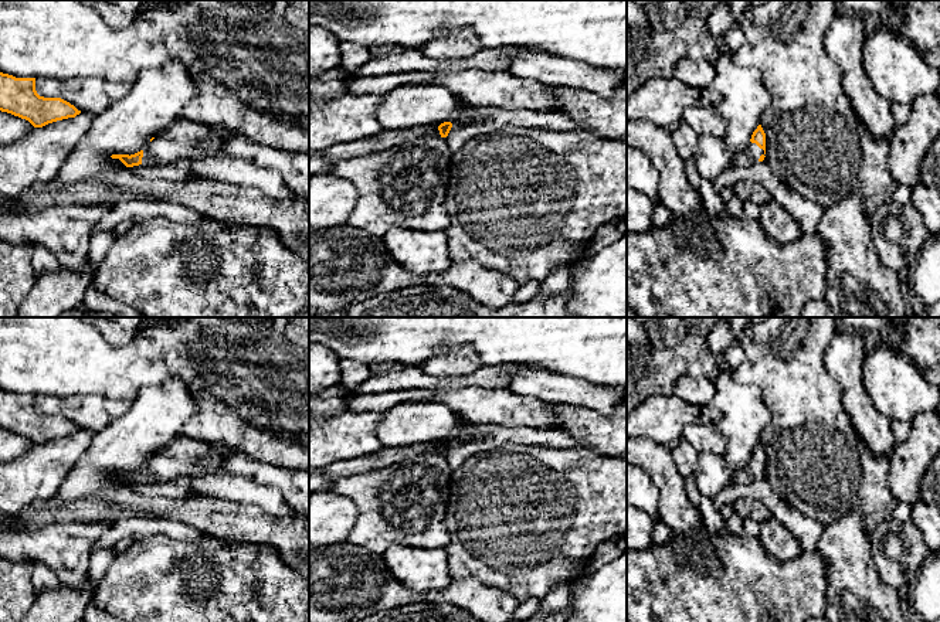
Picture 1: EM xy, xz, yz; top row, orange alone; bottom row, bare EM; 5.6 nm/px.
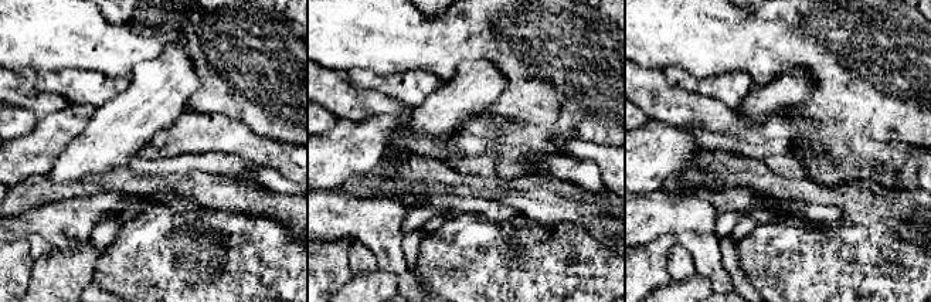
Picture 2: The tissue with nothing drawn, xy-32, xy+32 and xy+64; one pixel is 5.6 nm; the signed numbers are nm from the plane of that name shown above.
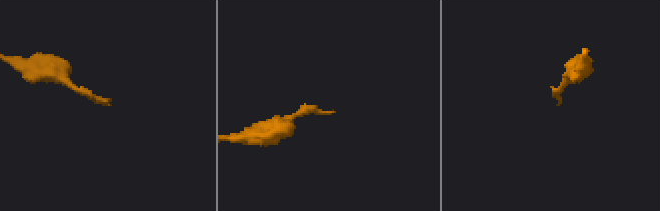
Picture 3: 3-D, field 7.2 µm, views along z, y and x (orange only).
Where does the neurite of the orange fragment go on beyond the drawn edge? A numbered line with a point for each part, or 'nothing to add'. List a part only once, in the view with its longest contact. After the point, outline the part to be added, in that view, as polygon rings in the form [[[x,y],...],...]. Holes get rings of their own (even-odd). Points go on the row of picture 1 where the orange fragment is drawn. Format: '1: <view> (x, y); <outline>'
1: yz (750, 155); [[[750,142],[737,156],[734,163],[739,166],[750,166],[757,163],[761,154],[764,154],[764,150]]]

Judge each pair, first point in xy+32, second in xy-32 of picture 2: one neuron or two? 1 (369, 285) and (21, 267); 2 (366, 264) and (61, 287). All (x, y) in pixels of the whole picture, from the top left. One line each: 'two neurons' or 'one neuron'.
1: two neurons
2: two neurons

